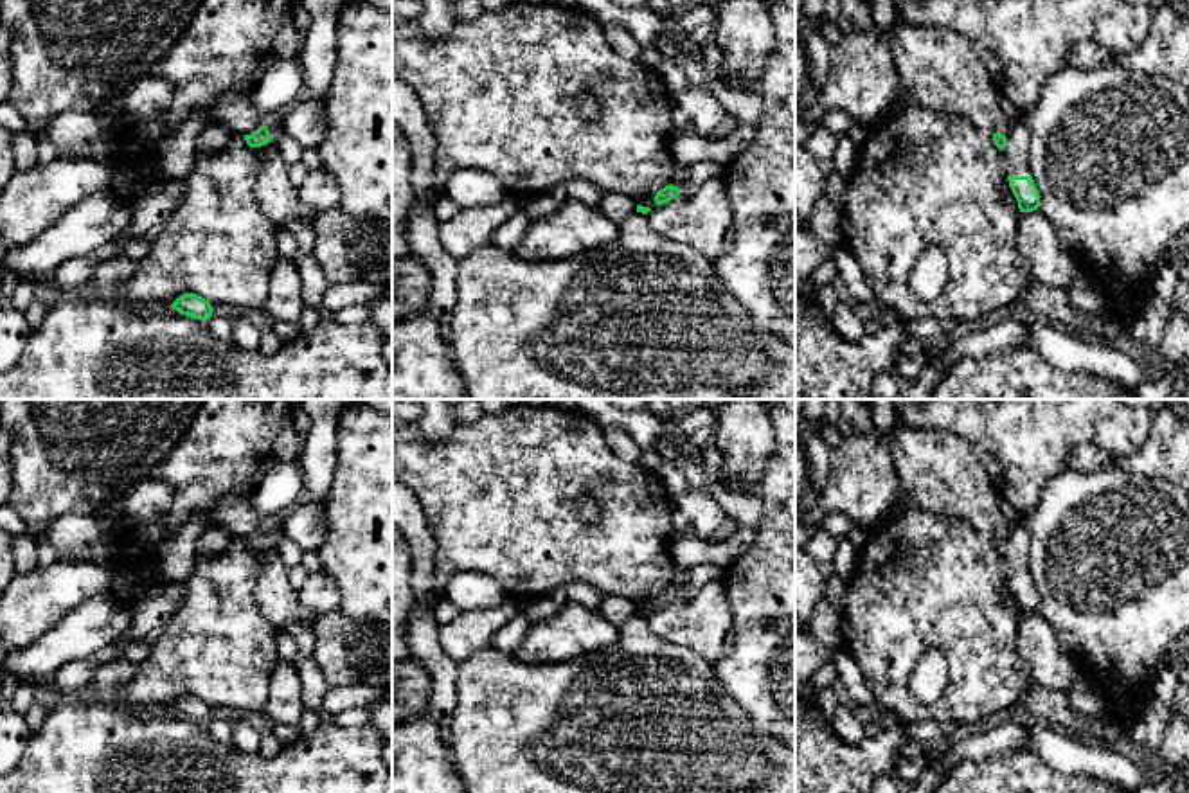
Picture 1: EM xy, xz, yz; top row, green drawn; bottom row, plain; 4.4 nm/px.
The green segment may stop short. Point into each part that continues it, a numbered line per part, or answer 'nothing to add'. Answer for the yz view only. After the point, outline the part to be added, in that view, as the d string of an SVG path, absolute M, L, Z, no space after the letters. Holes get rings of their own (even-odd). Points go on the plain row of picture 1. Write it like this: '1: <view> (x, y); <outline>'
1: yz (1013, 558); M1015 521L1006 536L1007 548L1000 554L1006 577L1031 579L1027 566L1031 530L1024 521Z

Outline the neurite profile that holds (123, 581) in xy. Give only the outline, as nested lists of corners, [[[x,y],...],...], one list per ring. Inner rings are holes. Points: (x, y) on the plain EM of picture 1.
[[[110,568],[110,590],[119,595],[135,595],[148,586],[140,570]]]

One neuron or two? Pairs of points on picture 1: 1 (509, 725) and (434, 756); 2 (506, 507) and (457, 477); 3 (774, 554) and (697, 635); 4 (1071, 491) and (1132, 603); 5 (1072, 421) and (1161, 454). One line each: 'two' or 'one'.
1: two
2: one
3: two
4: one
5: two

